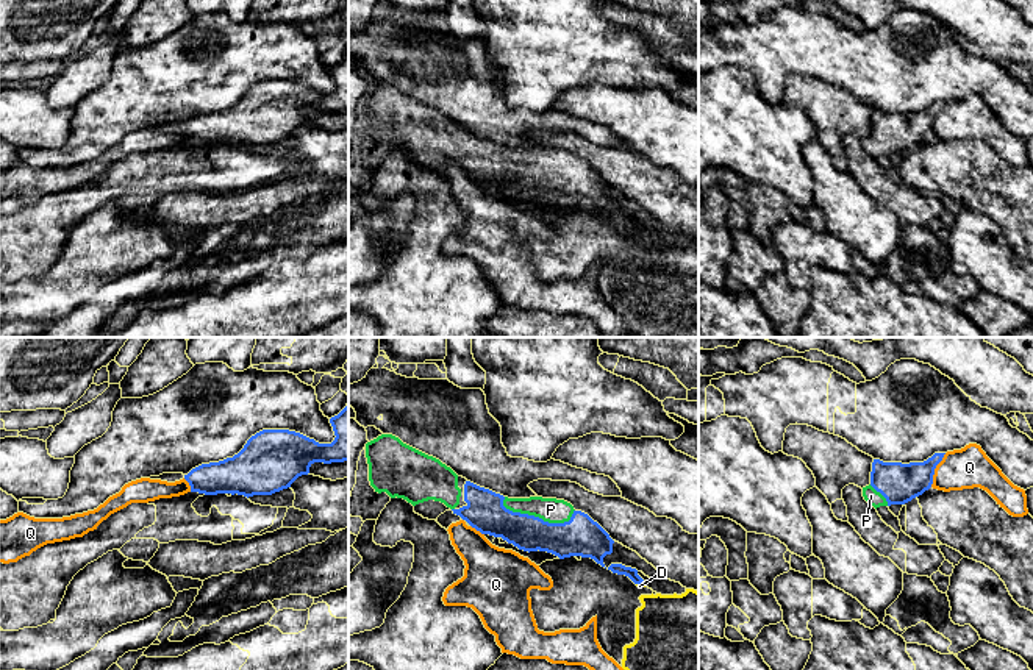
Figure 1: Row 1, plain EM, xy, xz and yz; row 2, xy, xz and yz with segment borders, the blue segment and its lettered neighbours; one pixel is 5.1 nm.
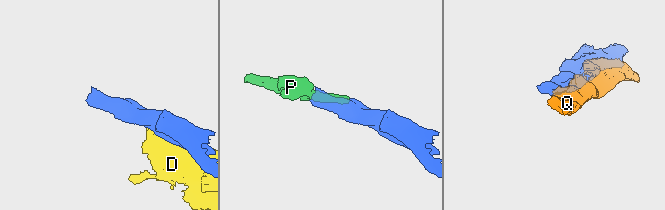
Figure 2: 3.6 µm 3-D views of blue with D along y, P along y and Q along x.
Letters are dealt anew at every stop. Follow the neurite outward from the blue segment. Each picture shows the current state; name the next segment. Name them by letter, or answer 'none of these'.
P

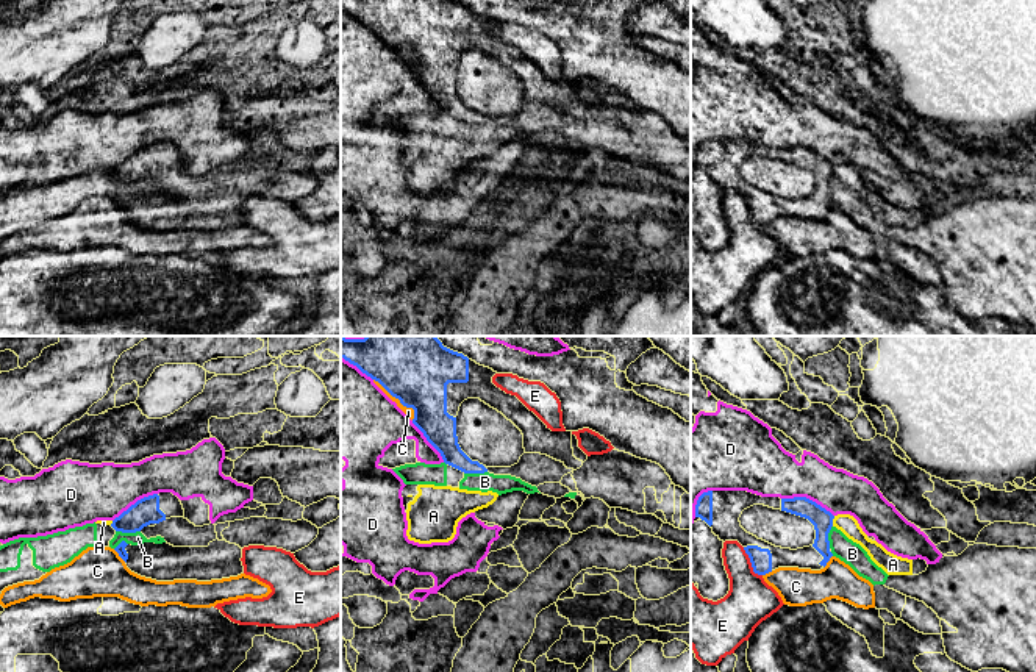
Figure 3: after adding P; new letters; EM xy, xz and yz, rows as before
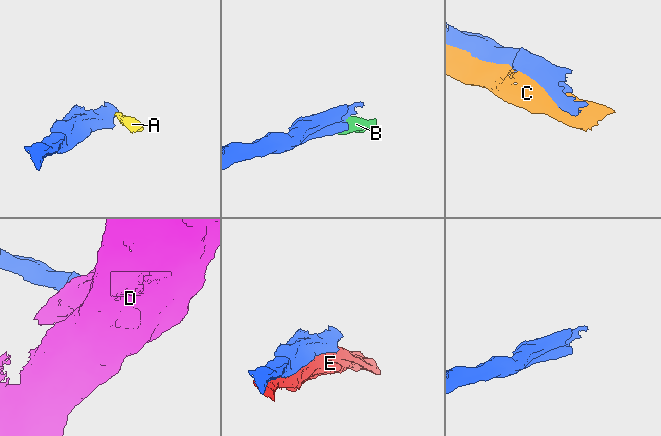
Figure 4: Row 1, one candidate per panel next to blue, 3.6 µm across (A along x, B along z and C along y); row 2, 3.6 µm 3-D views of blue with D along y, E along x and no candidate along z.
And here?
none of these

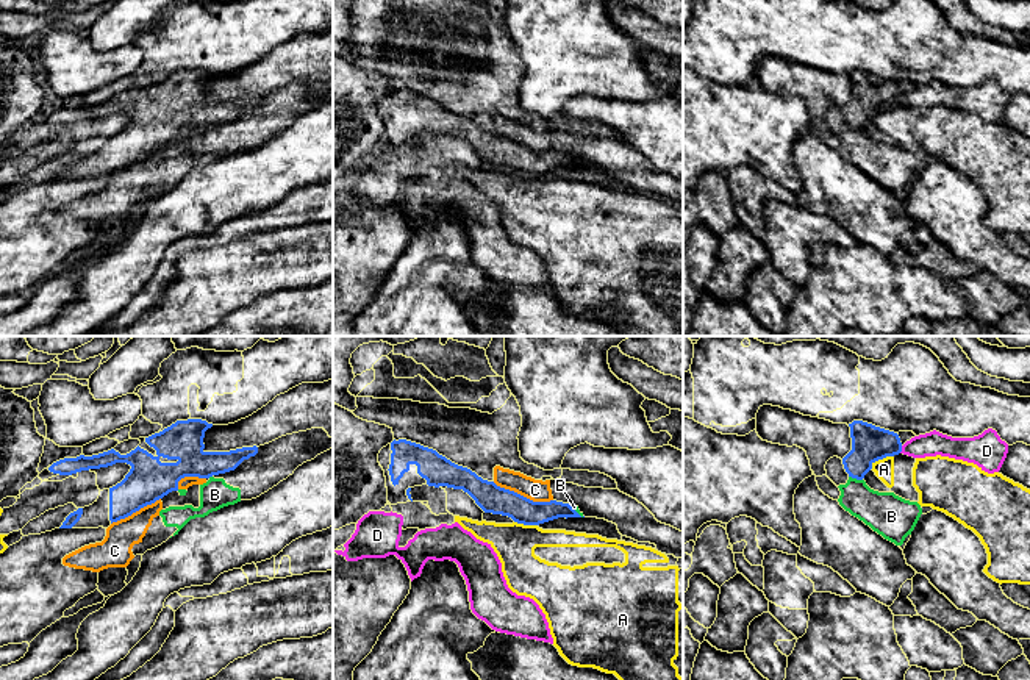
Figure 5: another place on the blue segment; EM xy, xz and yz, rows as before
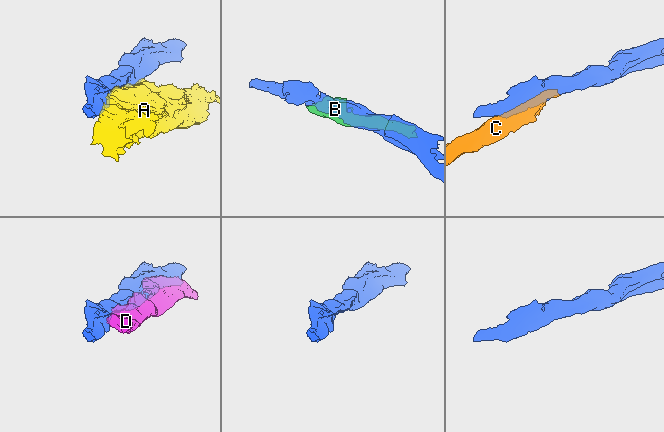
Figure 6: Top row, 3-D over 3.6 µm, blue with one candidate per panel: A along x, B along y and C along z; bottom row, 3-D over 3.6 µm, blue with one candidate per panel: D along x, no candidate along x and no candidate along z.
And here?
none of these

